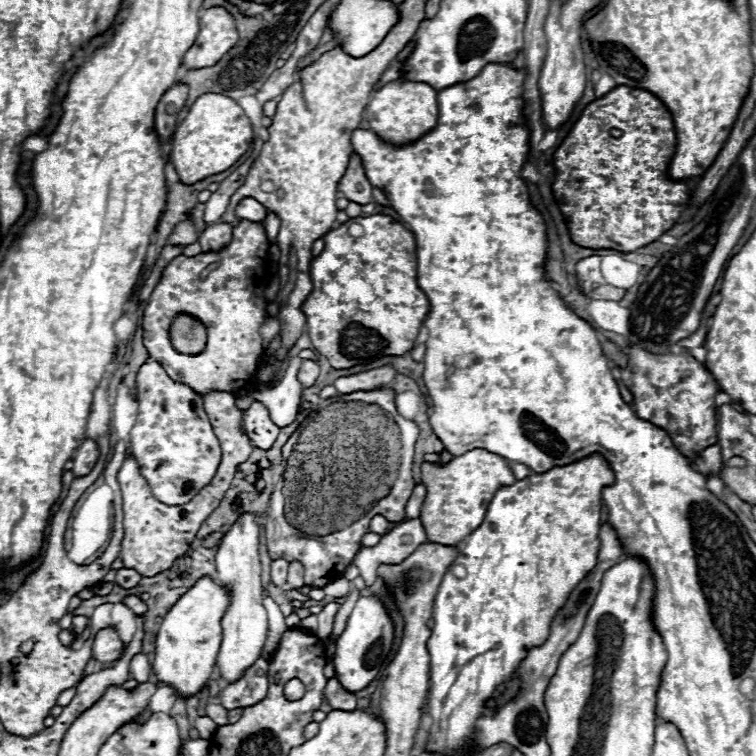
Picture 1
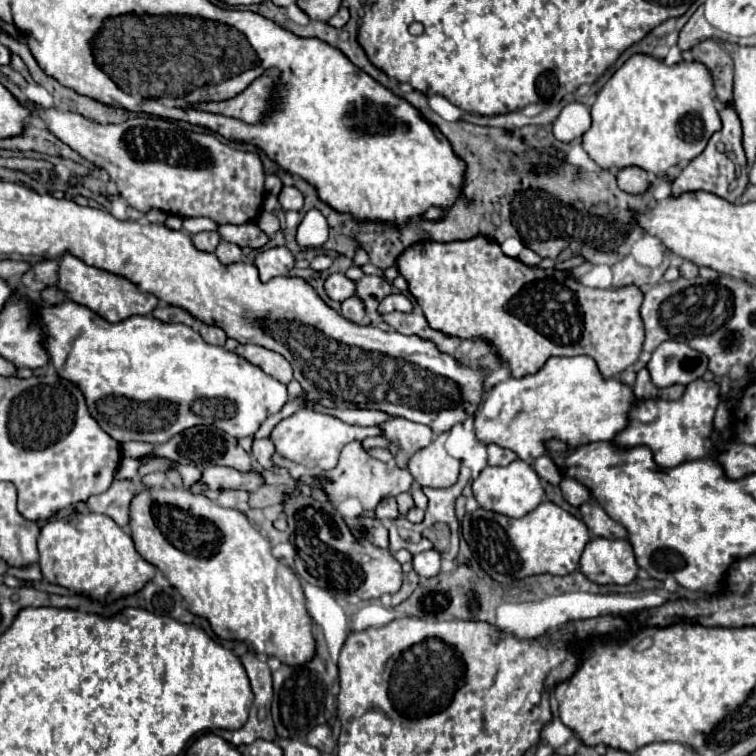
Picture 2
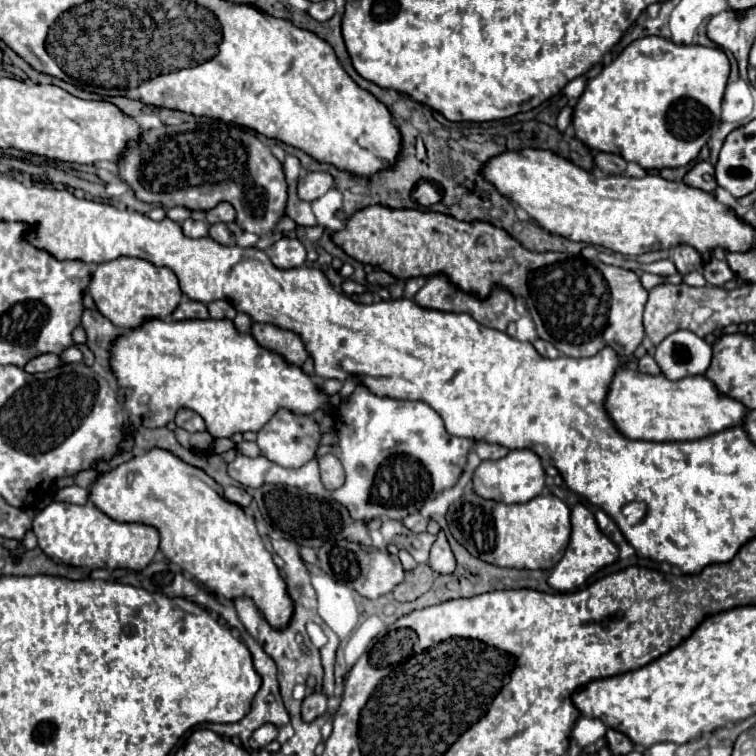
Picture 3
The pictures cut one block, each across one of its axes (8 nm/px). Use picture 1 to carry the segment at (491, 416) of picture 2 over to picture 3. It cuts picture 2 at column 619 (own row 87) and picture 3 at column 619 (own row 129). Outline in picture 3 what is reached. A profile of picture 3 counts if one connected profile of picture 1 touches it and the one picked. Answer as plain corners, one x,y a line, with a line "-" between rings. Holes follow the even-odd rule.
630,368
618,370
614,374
606,400
604,400
604,408
608,412
608,418
614,422
616,430
622,436
626,436
630,440
654,440
654,442
684,442
684,440
704,438
704,436
716,434
724,428
740,426
744,420
744,414
748,412
744,408
744,404
740,404
728,396
720,396
716,392
714,384
706,376
690,376
690,378
672,382
662,374
650,376
650,374
642,374
638,370
630,370

